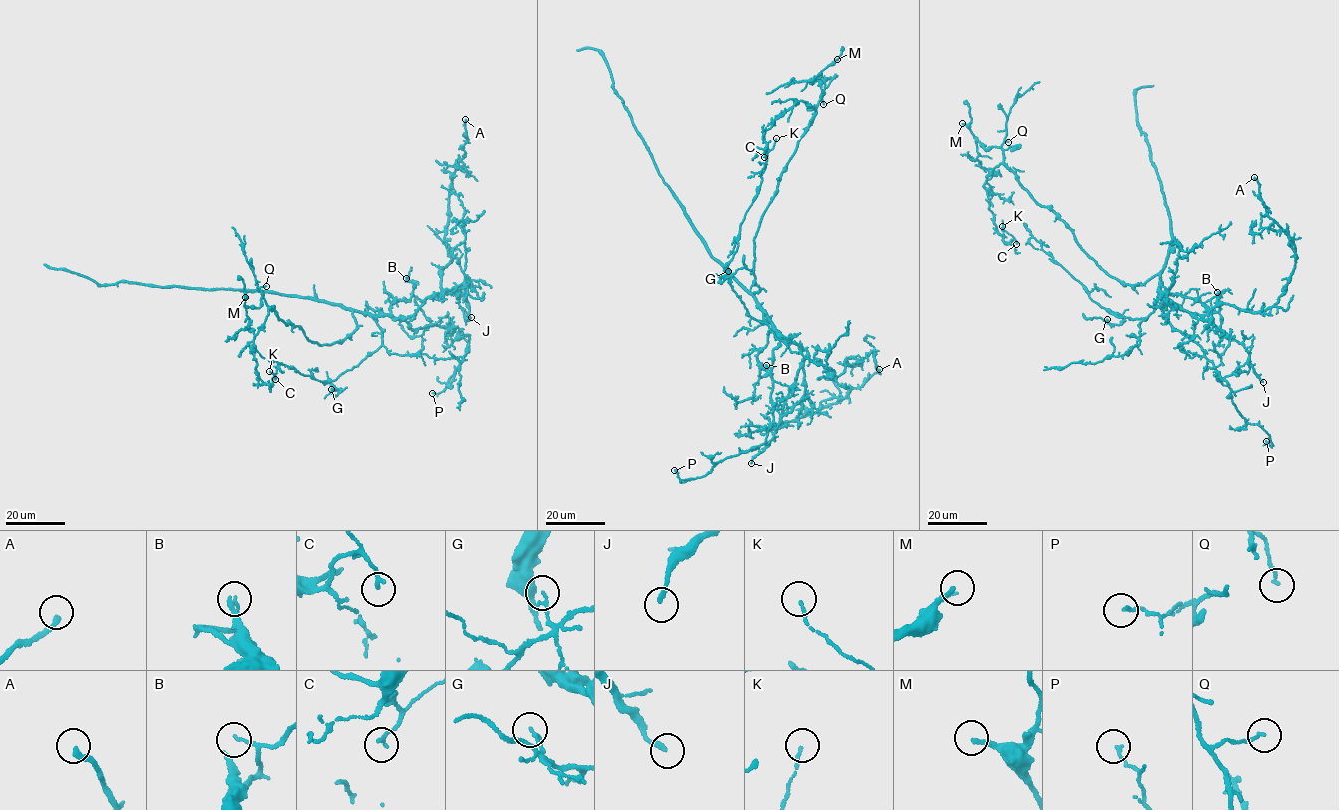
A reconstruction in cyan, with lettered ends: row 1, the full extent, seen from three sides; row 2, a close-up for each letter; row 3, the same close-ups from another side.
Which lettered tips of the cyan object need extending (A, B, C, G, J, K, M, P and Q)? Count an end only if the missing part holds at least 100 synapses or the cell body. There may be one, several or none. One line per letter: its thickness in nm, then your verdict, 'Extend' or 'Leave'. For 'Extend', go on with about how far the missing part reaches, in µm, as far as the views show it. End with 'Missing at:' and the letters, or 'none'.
A: Thickness 240 nm. Leave
B: Thickness 100 nm. Leave
C: Thickness 170 nm. Leave
G: Thickness 130 nm. Leave
J: Thickness 200 nm. Leave
K: Thickness 120 nm. Leave
M: Thickness 200 nm. Leave
P: Thickness 120 nm. Leave
Q: Thickness 140 nm. Leave
Missing at: none

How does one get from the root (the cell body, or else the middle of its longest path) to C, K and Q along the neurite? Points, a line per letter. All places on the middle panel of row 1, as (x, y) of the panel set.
C: (755, 299), (759, 286), (753, 274), (754, 238), (815, 109), (800, 101), (783, 112), (763, 135), (764, 157)
K: (755, 299), (754, 238), (815, 109), (796, 102), (765, 131), (764, 151), (776, 138)
Q: (755, 299), (753, 294), (759, 286), (753, 274), (754, 238), (781, 173), (821, 98), (823, 104)

